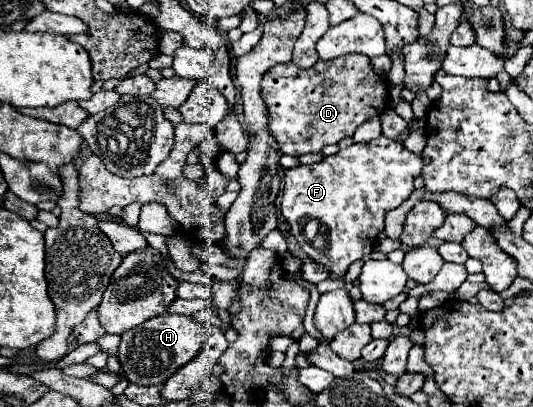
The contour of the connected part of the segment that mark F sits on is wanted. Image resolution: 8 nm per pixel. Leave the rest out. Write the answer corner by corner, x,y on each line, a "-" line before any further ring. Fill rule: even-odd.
384,135
368,141
368,143
354,143
352,147
338,151
334,155
324,157
318,163
312,165
298,165
292,169
286,169
284,173
284,191
282,191
282,215
290,223
290,231
304,249
304,253
314,259
316,263
322,263
330,269
330,277
340,277
346,273
348,265
356,259
362,259
364,255
372,253
378,235
384,233
384,217
388,211
396,209
402,201
408,199
408,195
414,191
414,179
420,175
424,163
422,157
410,153
402,143
396,139
388,139
-
316,219
318,221
318,233
314,239
308,239
304,233
304,227

